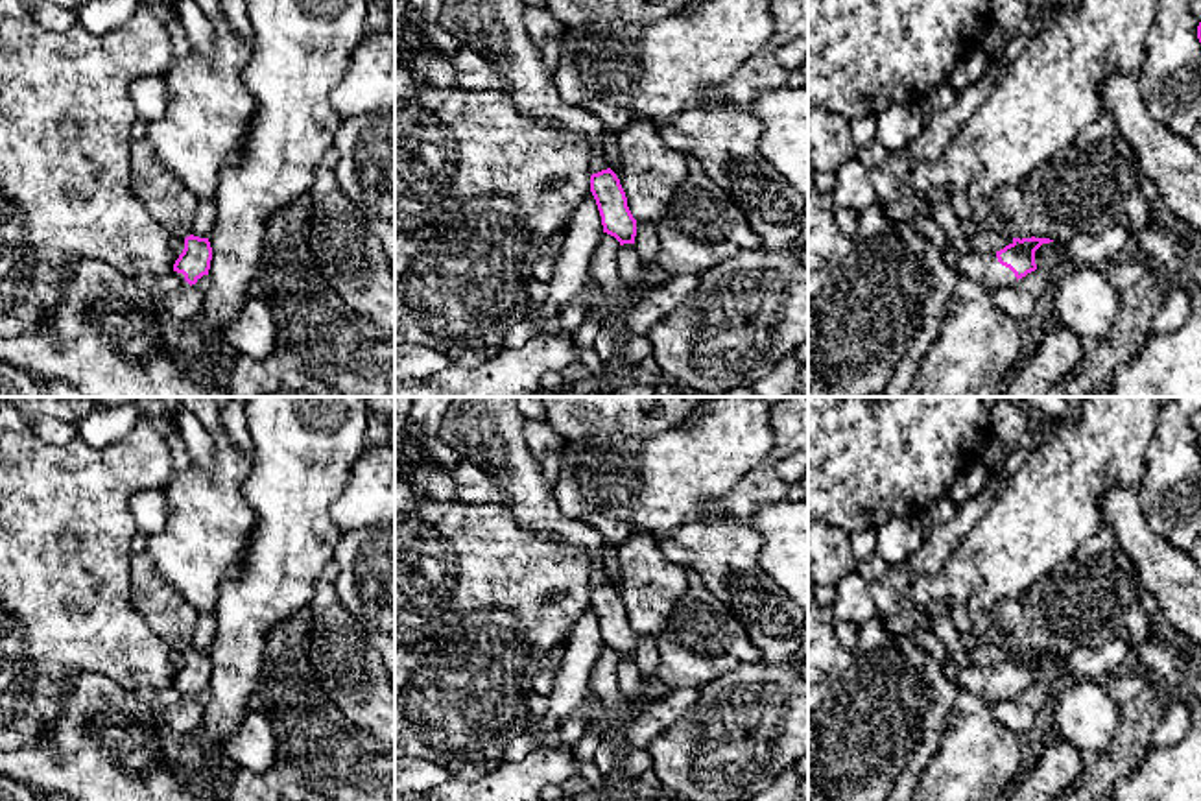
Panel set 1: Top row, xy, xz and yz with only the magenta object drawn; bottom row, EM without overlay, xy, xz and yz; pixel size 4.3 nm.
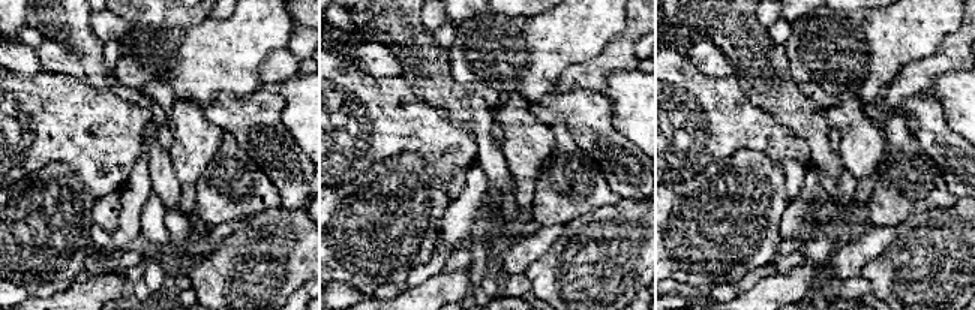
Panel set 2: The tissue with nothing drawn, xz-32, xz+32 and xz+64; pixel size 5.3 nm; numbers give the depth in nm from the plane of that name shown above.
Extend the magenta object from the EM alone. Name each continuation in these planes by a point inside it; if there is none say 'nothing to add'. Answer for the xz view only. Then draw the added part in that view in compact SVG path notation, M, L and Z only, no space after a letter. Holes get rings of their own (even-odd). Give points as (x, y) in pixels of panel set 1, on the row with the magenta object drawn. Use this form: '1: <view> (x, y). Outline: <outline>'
1: xz (495, 28). Outline: M445 0L439 26L498 68L509 81L507 96L524 114L550 120L576 140L587 138L590 173L607 170L603 124L559 96L539 44L524 28L524 11L522 0Z

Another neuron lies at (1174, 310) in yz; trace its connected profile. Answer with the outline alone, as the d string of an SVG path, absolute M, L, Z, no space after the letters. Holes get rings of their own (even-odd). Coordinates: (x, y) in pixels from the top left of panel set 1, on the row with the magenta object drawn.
M1175 281L1160 305L1159 314L1153 319L1151 332L1168 334L1181 329L1190 316L1190 292L1184 281Z

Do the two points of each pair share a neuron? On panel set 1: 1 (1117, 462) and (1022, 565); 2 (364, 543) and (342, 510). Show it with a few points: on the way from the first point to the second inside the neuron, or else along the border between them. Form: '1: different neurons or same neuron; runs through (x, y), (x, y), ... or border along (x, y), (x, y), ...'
1: same neuron; runs through (1089, 484), (1035, 537)
2: different neurons; border along (375, 525), (344, 534)

